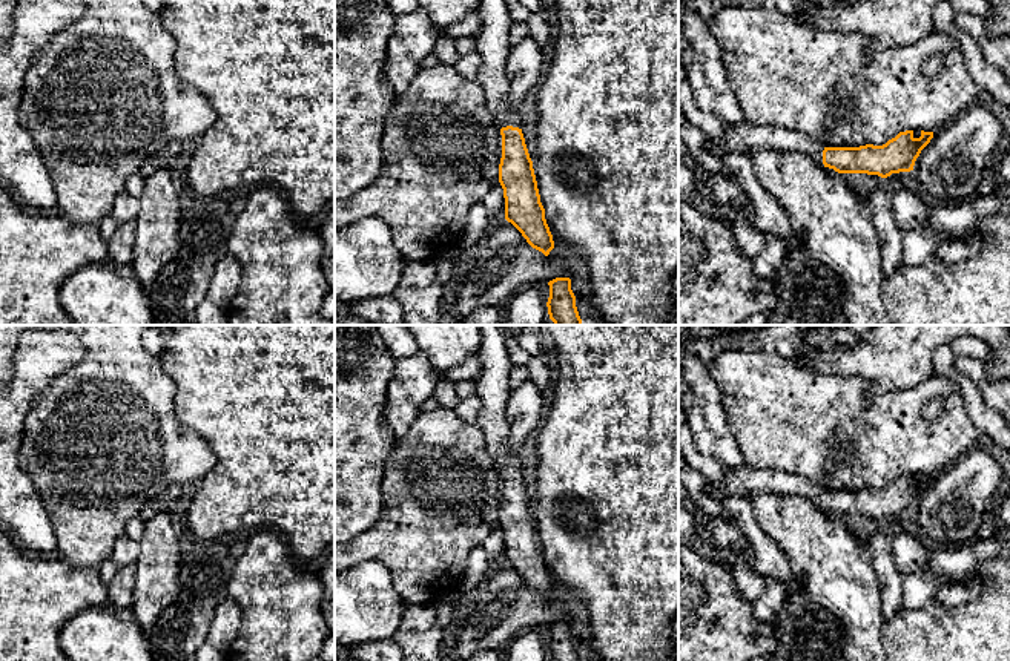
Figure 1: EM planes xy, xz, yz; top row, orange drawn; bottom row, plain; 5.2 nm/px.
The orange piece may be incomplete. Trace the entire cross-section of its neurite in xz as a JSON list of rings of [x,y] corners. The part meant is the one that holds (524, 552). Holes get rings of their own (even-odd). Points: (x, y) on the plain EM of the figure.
[[[479,325],[480,327],[480,347],[477,357],[482,363],[482,373],[476,382],[476,396],[482,402],[482,411],[474,422],[487,442],[487,451],[500,471],[502,478],[502,502],[499,508],[499,526],[503,532],[505,541],[505,563],[511,566],[526,583],[526,586],[542,595],[545,600],[554,592],[553,578],[545,563],[545,552],[540,546],[537,525],[530,502],[525,482],[522,477],[522,466],[517,457],[517,451],[513,452],[508,445],[510,425],[507,420],[507,405],[511,394],[510,373],[511,362],[507,354],[507,331],[502,325]]]

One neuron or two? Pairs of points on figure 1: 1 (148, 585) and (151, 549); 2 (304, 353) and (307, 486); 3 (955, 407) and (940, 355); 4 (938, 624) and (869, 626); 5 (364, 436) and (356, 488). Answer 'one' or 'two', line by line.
1: one
2: one
3: two
4: two
5: one

